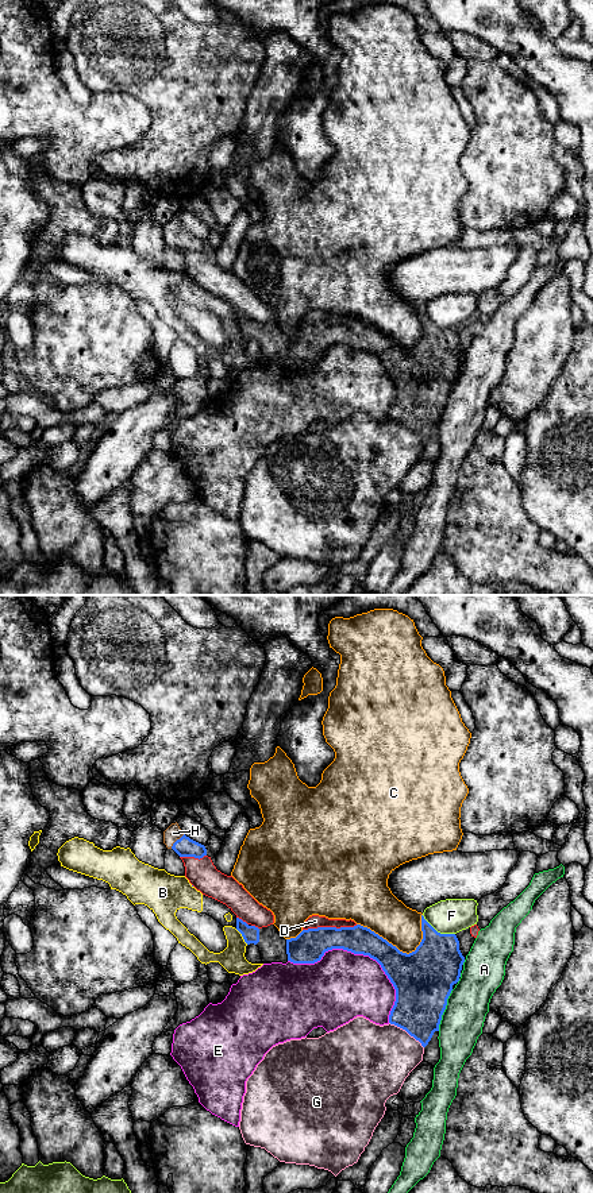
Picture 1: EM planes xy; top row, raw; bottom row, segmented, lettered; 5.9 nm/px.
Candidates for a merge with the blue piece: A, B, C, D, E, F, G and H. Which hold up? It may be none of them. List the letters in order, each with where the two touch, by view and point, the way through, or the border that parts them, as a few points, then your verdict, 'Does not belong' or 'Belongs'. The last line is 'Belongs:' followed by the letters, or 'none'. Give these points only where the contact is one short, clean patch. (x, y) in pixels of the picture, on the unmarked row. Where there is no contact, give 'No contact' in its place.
A: Touches blue at xy (445, 404). Does not belong
B: Touches blue at xy (242, 331). Does not belong
C: Touches blue at xy (391, 339). Does not belong
D: Touches blue at xy (330, 323). Does not belong
E: Touches blue at xy (362, 348). Does not belong
F: Touches blue at xy (436, 327). Does not belong
G: Touches blue at xy (407, 427). Does not belong
H: Touches blue at xy (176, 236). Path across: xy (184, 242), (176, 236), (173, 228). Belongs
Belongs: H

